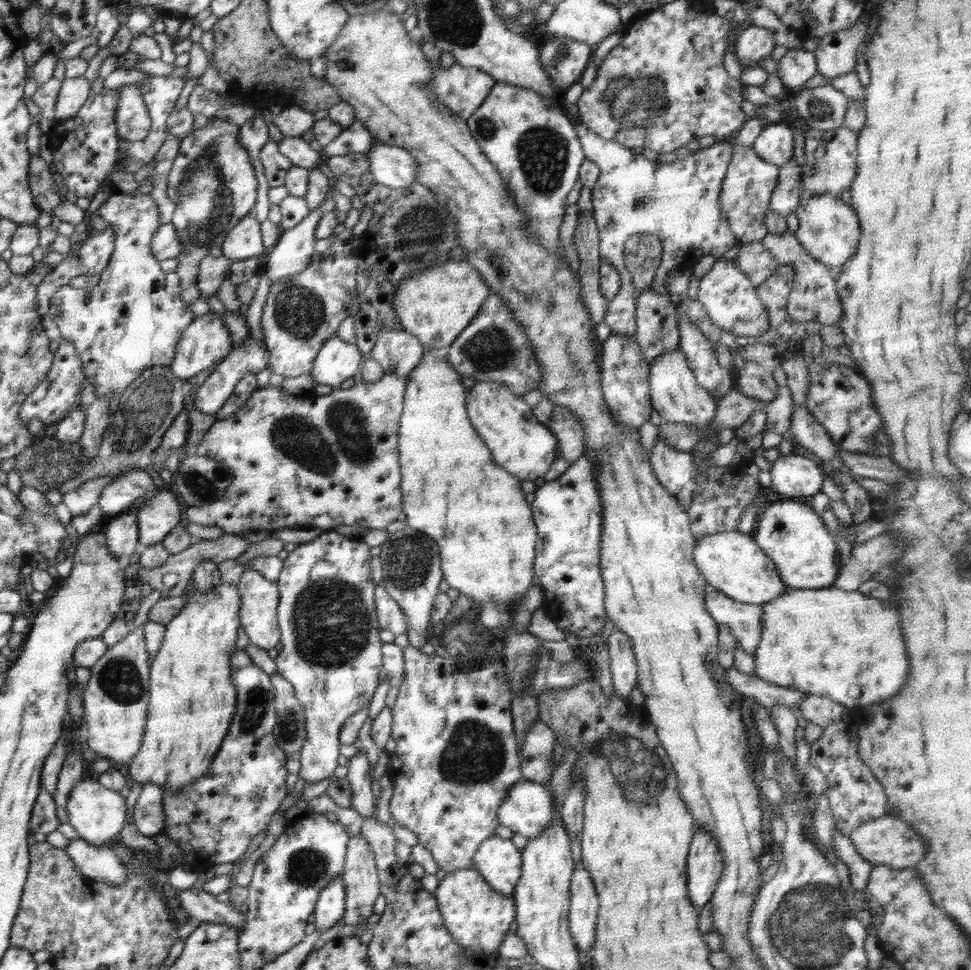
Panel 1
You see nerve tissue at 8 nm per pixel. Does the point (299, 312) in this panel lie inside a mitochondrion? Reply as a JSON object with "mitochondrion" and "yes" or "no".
{"mitochondrion":"yes"}

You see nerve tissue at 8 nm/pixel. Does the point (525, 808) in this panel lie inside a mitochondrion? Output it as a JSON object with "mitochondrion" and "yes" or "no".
{"mitochondrion":"no"}

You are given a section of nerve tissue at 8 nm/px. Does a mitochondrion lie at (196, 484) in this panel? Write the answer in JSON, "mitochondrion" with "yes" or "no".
{"mitochondrion":"yes"}

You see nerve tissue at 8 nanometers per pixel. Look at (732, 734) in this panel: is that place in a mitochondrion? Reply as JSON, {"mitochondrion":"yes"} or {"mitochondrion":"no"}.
{"mitochondrion":"no"}

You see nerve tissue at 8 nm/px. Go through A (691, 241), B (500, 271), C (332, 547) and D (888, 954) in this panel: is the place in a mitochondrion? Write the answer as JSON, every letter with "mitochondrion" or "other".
{"A":"other","B":"other","C":"other","D":"other"}

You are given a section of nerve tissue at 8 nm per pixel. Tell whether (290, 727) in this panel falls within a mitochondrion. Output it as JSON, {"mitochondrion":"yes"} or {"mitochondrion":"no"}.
{"mitochondrion":"yes"}

